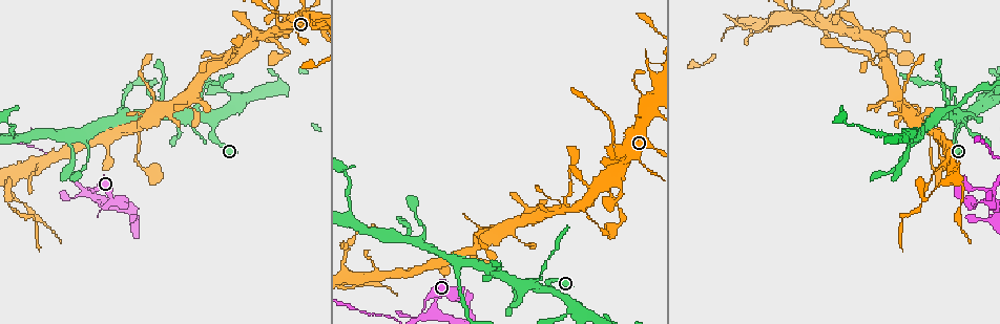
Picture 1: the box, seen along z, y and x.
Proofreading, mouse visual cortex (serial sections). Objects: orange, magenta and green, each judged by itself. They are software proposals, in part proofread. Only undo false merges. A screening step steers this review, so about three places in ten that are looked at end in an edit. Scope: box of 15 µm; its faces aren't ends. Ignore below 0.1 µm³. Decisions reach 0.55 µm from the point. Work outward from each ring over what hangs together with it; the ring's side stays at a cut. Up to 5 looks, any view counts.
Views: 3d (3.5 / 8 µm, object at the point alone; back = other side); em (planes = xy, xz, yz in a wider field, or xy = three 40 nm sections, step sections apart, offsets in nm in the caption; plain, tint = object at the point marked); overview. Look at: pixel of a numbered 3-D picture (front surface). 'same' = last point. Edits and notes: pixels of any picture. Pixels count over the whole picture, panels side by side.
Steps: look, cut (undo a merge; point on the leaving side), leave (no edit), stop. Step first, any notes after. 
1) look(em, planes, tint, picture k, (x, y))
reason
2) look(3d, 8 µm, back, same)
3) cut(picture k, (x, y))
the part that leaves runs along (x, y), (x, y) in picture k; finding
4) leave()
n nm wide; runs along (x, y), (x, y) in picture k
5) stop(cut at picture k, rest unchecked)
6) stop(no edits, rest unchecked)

look(em, xy, step 2, tint, picture 1, (533, 283))
abrupt turn

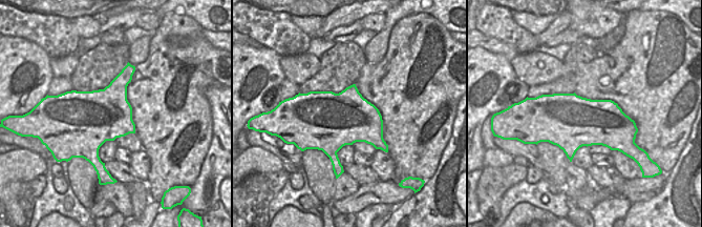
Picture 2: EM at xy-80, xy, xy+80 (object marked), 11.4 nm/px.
look(3d, 3.5 µm, same)

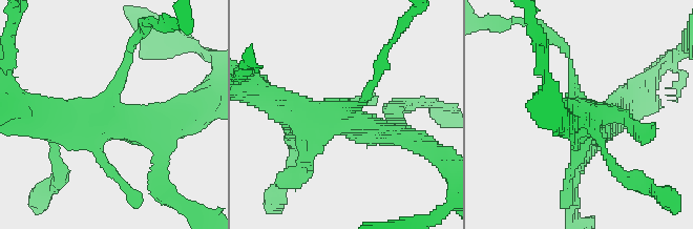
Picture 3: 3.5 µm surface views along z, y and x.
leave()
runs along (161, 148), (112, 119), (41, 122) in picture 3; all the same cell

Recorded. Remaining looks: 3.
look(3d, 3.5 µm, back, picture 1, (128, 119))
thick turns thin

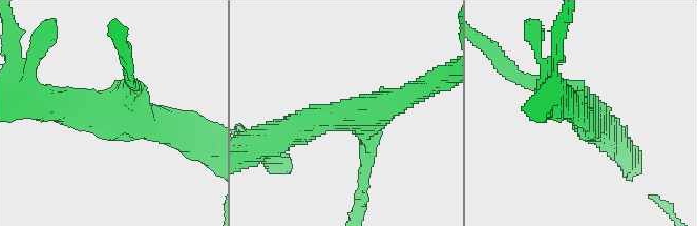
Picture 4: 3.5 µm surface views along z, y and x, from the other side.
look(em, planes, plain, picture 4, (117, 111))
3 arms; arms of 200, 400, 400 nm; shape alone is not enough

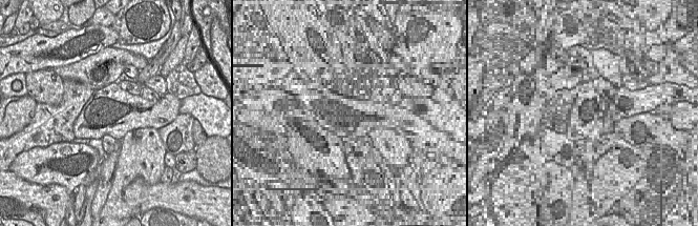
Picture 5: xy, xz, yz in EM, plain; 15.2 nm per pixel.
look(em, planes, tint, same)
where the object lies

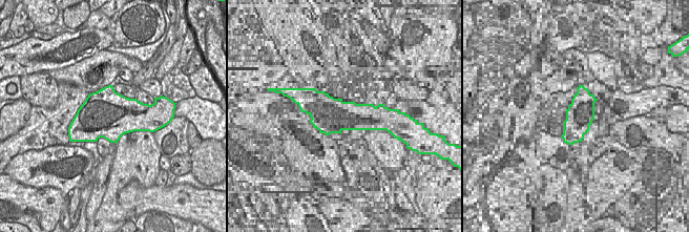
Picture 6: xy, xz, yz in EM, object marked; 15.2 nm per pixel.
leave()
runs along (284, 132), (375, 111), (414, 93) in picture 4; continuous, no second cell

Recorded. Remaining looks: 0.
stop(no edits, rest unchecked)

